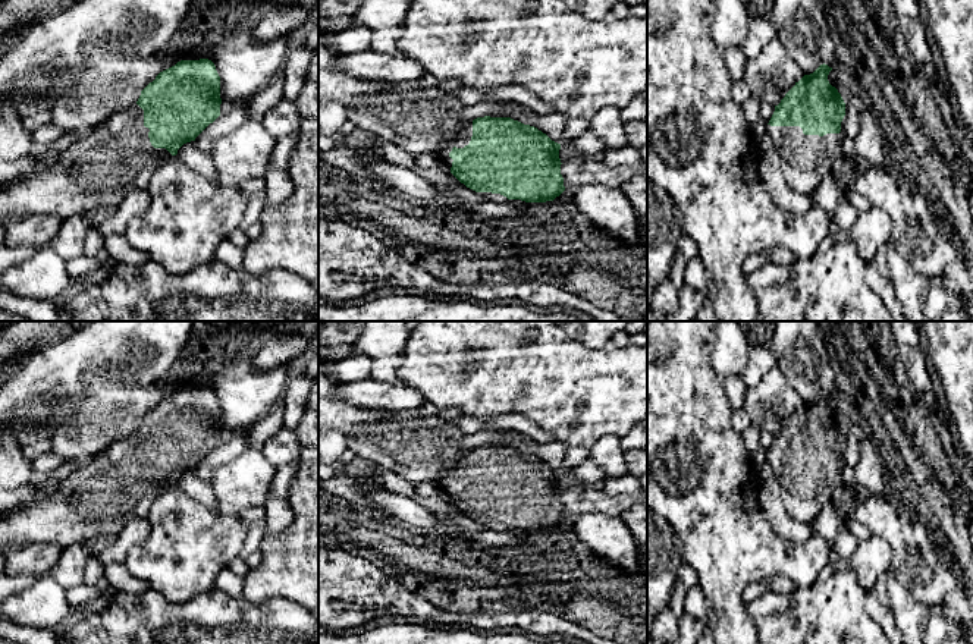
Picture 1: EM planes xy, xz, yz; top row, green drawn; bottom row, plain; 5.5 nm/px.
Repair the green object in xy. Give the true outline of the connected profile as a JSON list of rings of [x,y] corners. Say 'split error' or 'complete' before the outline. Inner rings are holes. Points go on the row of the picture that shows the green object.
split error; [[[208,59],[178,62],[160,72],[134,106],[112,114],[88,133],[73,136],[65,158],[0,188],[0,219],[53,214],[66,220],[84,210],[119,205],[128,191],[148,188],[153,173],[220,116],[220,104],[220,76],[214,63]]]

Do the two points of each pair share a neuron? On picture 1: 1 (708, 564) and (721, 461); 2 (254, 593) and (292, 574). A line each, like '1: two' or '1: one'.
1: one
2: one

